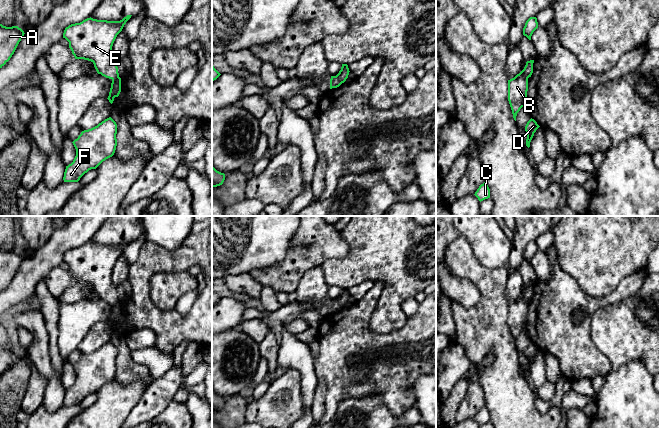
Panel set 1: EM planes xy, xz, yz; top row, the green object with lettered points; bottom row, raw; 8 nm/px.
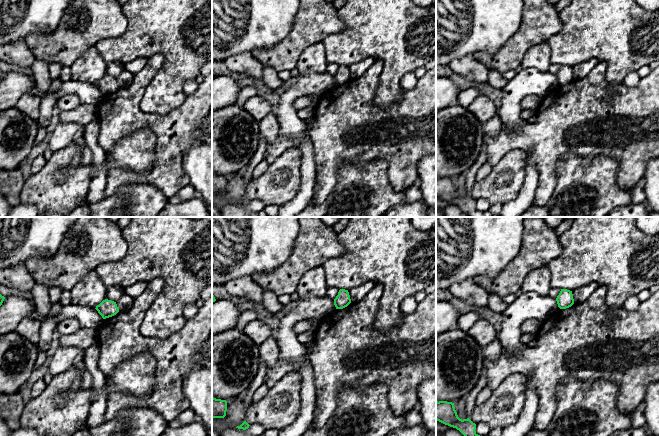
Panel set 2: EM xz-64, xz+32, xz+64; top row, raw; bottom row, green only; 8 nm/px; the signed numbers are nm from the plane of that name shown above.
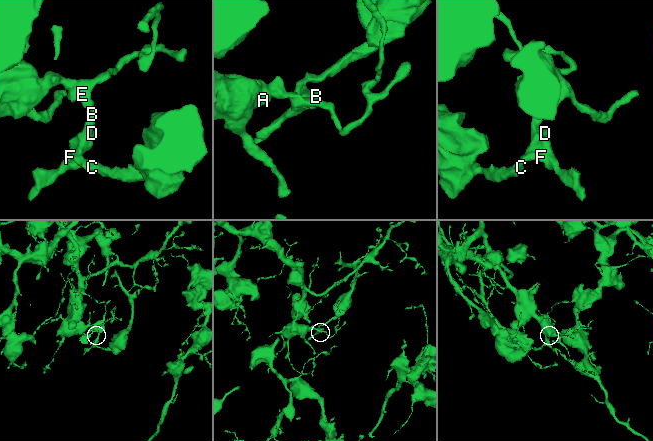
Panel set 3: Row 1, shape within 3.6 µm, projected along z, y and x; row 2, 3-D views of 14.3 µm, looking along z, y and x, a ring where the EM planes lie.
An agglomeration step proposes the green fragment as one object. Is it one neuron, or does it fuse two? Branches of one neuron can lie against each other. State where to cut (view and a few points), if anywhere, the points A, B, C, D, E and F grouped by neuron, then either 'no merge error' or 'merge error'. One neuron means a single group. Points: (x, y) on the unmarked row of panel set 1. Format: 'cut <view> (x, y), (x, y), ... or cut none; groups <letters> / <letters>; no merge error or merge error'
cut yz (519, 297), (527, 302); groups A E / B C D F; merge error

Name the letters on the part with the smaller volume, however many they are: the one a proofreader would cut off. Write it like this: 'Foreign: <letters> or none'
Foreign: B, C, D, F

